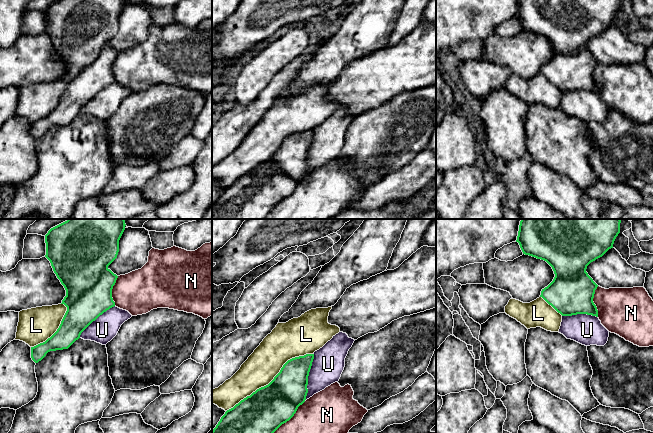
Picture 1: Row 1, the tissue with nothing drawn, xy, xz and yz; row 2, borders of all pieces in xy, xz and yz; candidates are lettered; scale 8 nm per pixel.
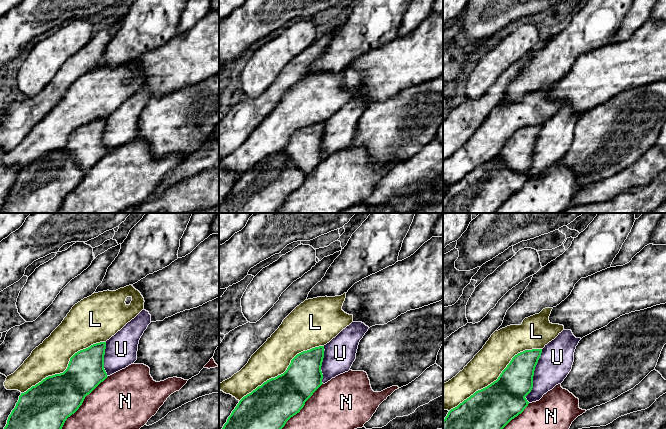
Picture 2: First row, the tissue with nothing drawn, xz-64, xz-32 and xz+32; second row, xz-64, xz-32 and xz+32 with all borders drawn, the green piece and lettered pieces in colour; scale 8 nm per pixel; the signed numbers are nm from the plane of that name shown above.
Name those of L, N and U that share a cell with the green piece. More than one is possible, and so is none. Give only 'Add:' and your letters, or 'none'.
Add: none

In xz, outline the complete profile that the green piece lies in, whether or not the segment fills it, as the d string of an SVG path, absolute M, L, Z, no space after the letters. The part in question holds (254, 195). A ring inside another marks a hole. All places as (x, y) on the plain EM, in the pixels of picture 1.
M306 130L288 136L268 161L257 165L227 186L212 206L212 219L265 219L305 178L313 135L314 130Z

